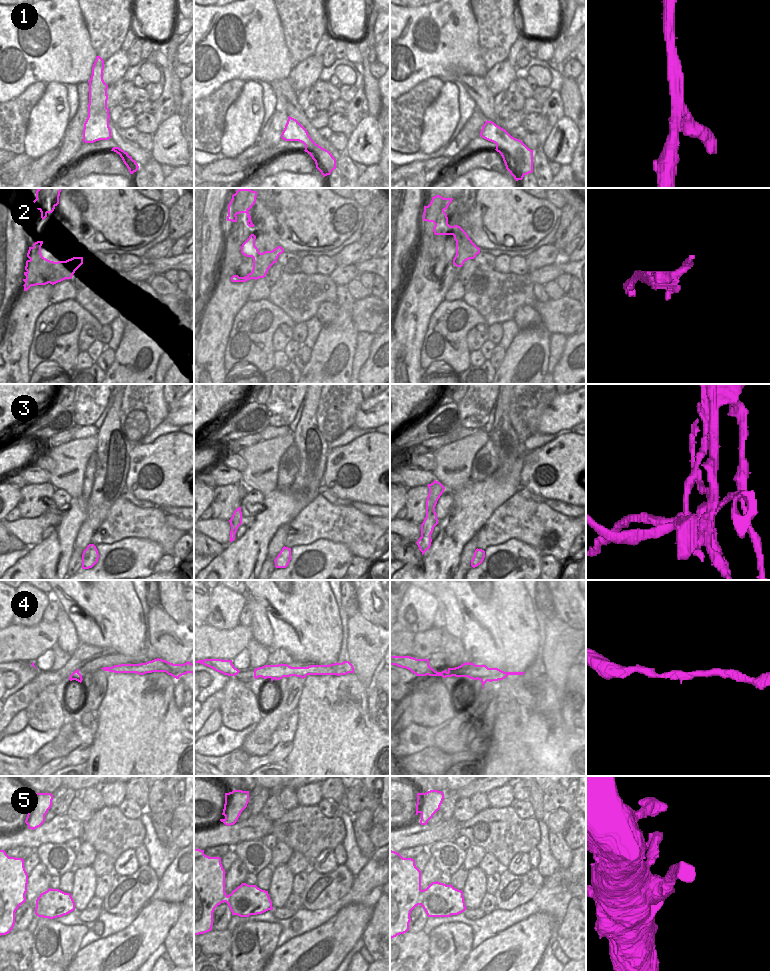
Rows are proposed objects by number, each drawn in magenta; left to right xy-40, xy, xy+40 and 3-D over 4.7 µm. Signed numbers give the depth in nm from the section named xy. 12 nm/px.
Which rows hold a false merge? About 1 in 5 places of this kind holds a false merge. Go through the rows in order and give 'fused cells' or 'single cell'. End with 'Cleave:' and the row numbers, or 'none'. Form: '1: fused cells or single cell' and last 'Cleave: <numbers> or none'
1: single cell
2: single cell
3: fused cells
4: single cell
5: fused cells
Cleave: 3, 5

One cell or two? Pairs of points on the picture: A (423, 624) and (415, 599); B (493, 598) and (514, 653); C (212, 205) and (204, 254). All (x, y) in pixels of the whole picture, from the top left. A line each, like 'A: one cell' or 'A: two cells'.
A: one cell
B: one cell
C: one cell

